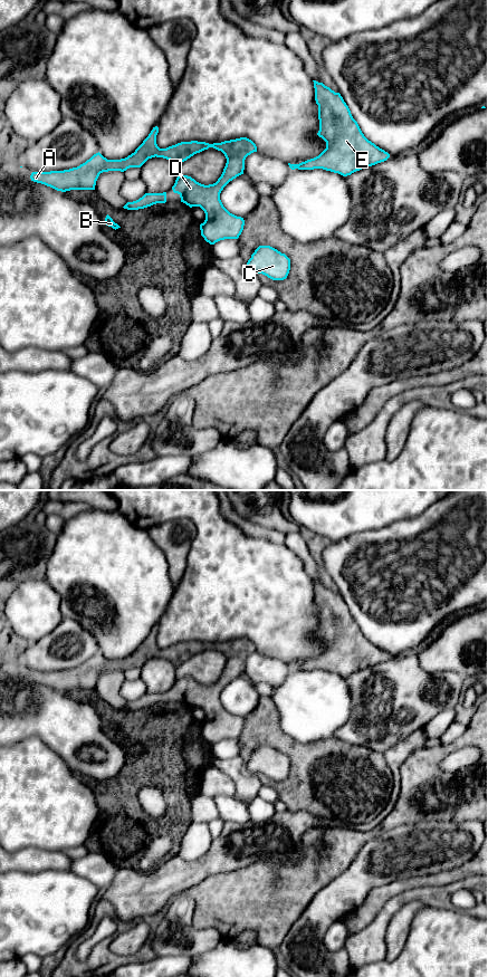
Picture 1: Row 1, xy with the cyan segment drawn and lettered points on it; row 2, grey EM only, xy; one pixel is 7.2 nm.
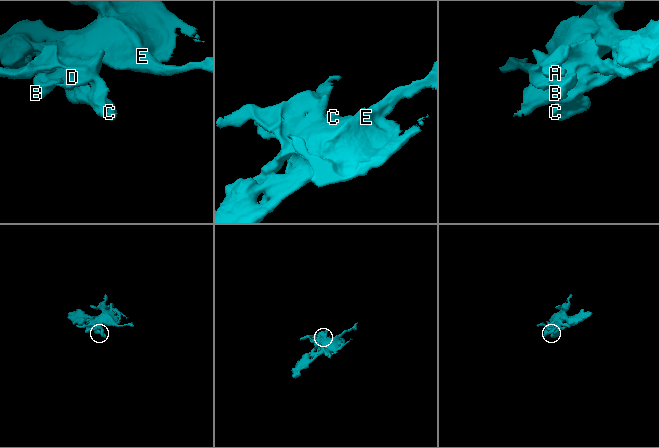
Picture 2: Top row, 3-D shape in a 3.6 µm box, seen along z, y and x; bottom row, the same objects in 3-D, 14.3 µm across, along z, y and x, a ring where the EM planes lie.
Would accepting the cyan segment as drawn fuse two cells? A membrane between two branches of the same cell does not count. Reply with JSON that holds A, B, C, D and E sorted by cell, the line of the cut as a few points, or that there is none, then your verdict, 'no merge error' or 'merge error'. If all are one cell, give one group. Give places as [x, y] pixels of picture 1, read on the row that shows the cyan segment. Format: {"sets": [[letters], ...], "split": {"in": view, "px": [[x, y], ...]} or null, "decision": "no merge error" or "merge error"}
{"sets": [["A", "B", "C", "D", "E"]], "split": null, "decision": "no merge error"}

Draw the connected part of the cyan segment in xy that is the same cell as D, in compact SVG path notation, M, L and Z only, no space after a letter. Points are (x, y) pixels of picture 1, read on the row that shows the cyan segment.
M155 126L135 150L134 153L121 160L107 160L99 152L77 167L64 171L32 172L31 181L45 184L57 191L95 190L101 173L108 171L124 172L130 167L141 167L149 159L163 157L176 166L197 153L209 147L221 151L227 163L221 176L213 184L204 185L188 175L178 175L172 190L181 198L181 202L190 208L200 207L205 213L205 220L200 224L201 236L210 245L224 239L238 239L245 226L245 220L230 213L220 200L223 188L237 176L243 174L245 160L257 152L256 144L247 138L224 141L209 144L205 142L181 142L166 149L156 144L159 127Z

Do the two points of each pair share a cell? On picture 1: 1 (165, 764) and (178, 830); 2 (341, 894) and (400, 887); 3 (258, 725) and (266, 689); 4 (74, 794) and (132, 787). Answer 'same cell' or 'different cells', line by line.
1: same cell
2: different cells
3: different cells
4: different cells

